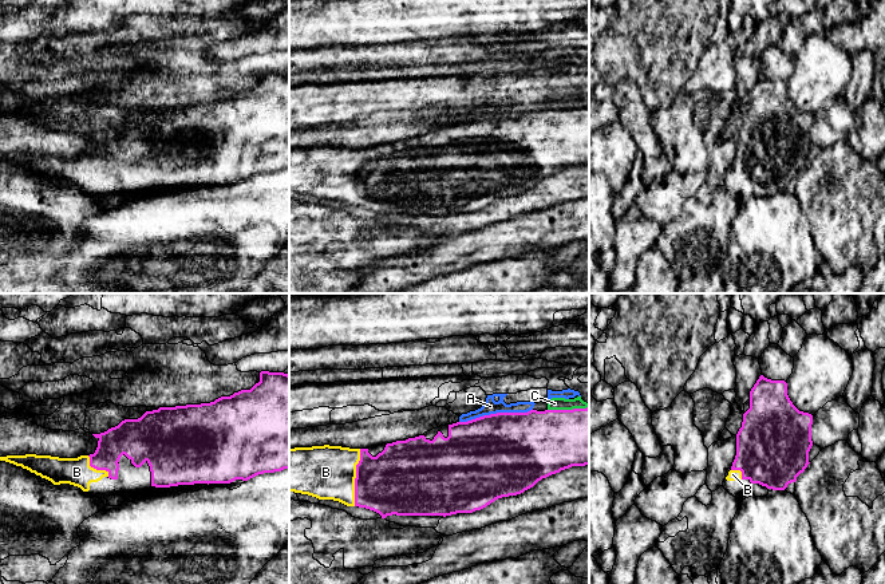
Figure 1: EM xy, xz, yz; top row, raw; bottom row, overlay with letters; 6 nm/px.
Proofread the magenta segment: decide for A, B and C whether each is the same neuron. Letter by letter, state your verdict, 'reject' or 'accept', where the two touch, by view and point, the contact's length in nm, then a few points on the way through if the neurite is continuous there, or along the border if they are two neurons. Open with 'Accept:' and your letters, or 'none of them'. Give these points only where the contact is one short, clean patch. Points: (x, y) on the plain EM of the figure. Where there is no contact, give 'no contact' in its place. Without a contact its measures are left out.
Accept: B
A: reject | xz (497, 113) | 440 nm
B: accept | xz (356, 177) | 340 nm
C: reject | xz (568, 110) | 240 nm

